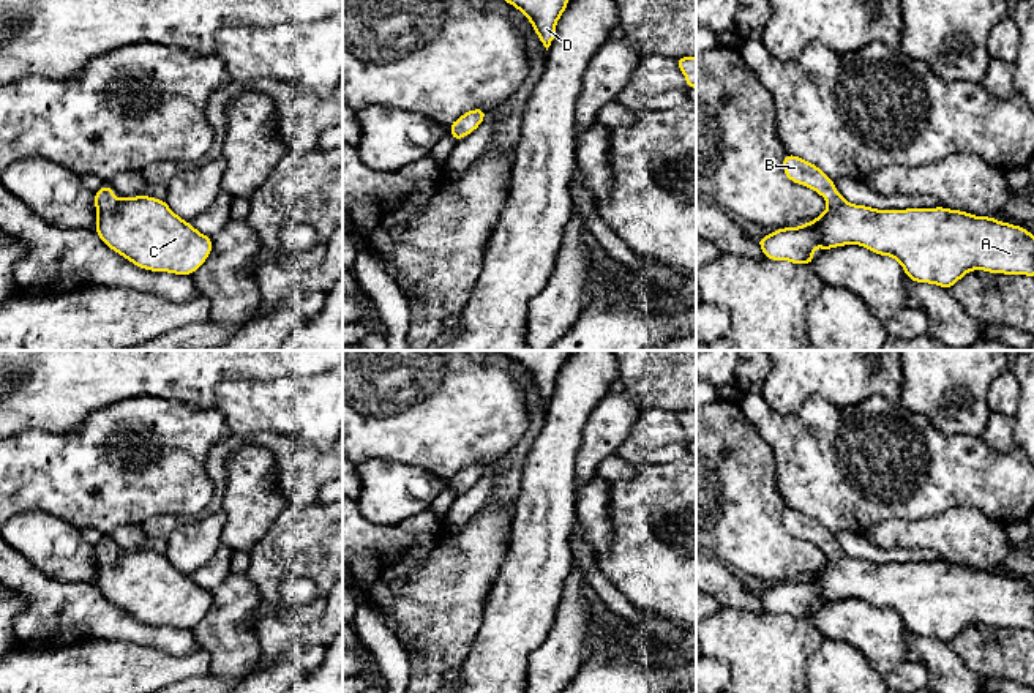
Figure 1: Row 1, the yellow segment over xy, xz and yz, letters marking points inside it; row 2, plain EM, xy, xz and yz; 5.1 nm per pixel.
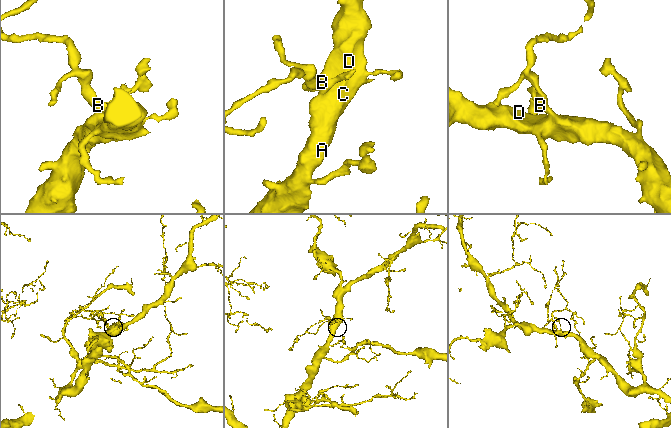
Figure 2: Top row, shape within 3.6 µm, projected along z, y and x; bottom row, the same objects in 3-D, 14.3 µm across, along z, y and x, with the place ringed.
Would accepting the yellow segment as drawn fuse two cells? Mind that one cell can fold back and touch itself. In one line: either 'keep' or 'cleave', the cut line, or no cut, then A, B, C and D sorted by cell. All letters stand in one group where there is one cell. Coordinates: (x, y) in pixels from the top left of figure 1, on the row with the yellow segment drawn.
keep; no cut; A B C D

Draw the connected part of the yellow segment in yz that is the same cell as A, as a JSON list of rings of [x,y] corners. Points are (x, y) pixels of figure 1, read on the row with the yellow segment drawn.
[[[785,155],[783,172],[822,196],[827,208],[811,223],[777,229],[756,240],[767,259],[804,265],[815,262],[815,246],[824,253],[860,245],[897,259],[914,283],[949,290],[971,270],[1034,276],[1034,235],[1021,226],[946,207],[878,210],[854,205],[841,197],[829,175],[796,155]]]

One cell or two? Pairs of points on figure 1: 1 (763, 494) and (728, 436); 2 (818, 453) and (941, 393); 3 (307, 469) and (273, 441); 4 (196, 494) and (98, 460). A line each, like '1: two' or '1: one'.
1: one
2: two
3: one
4: one

